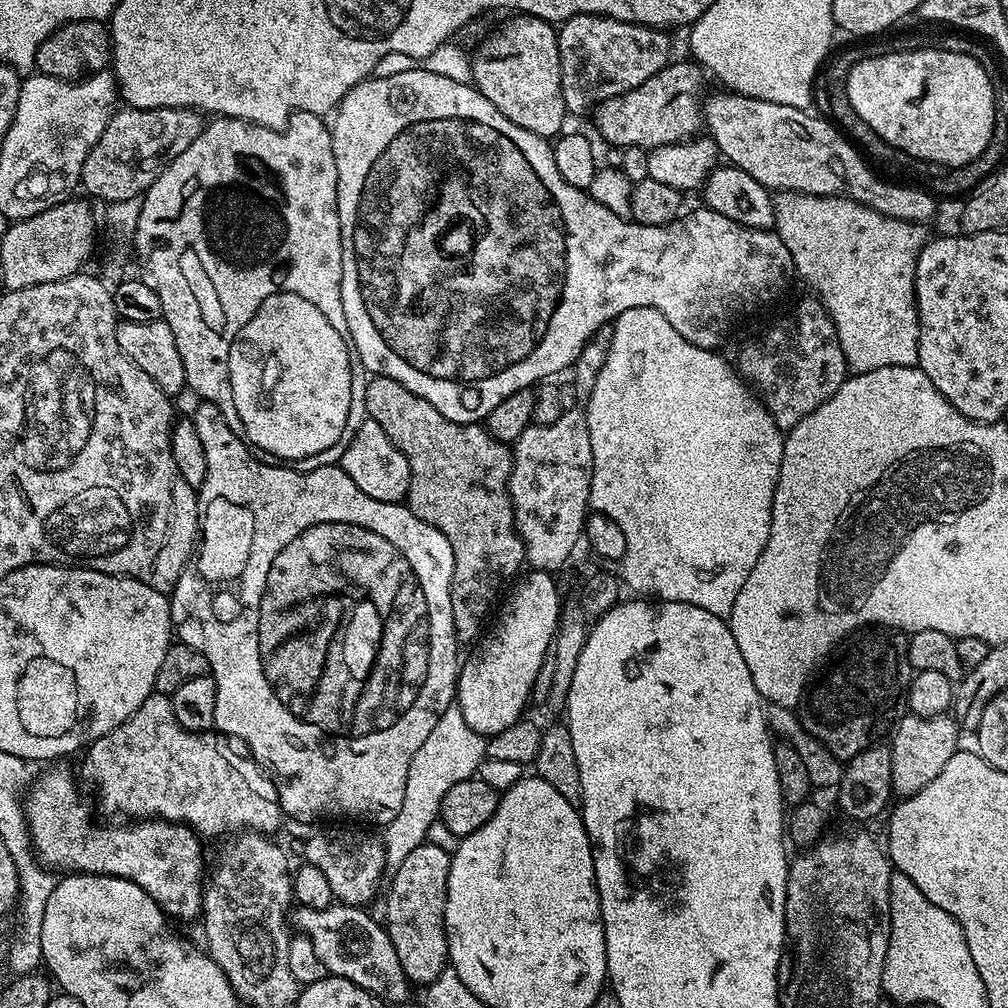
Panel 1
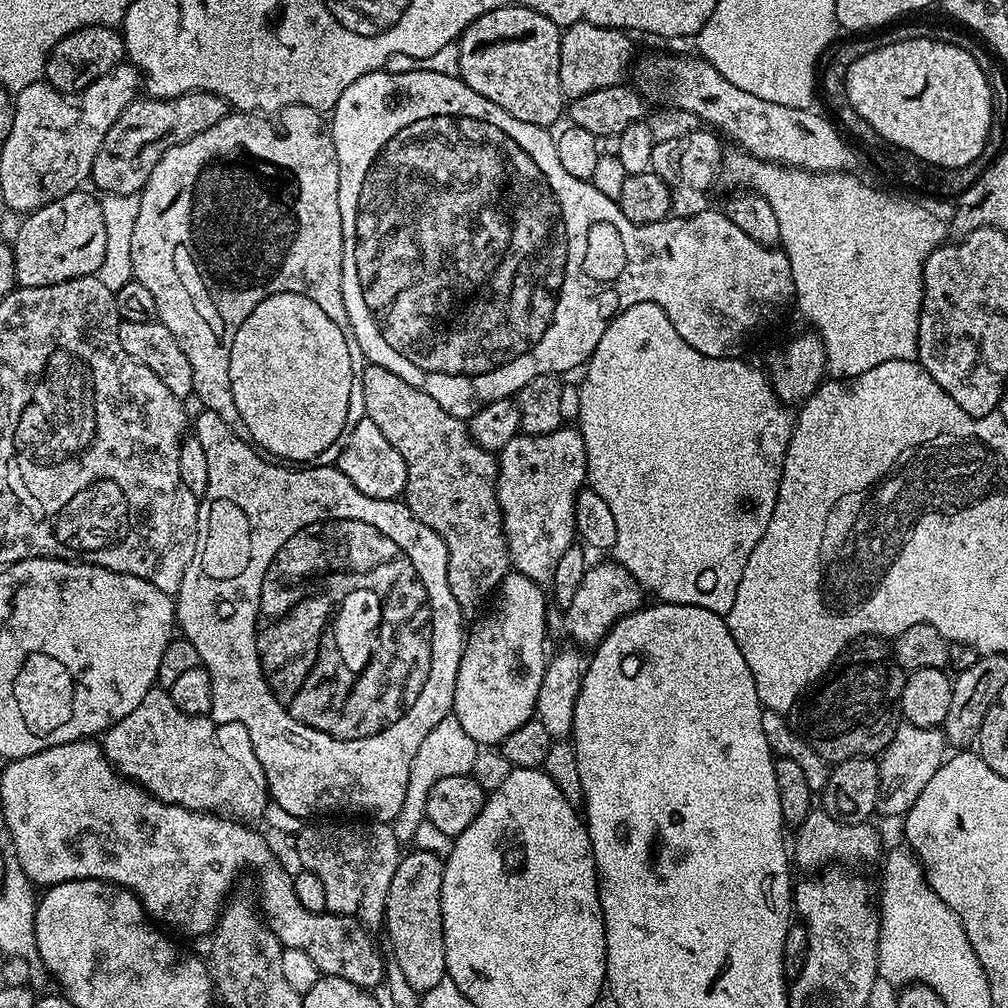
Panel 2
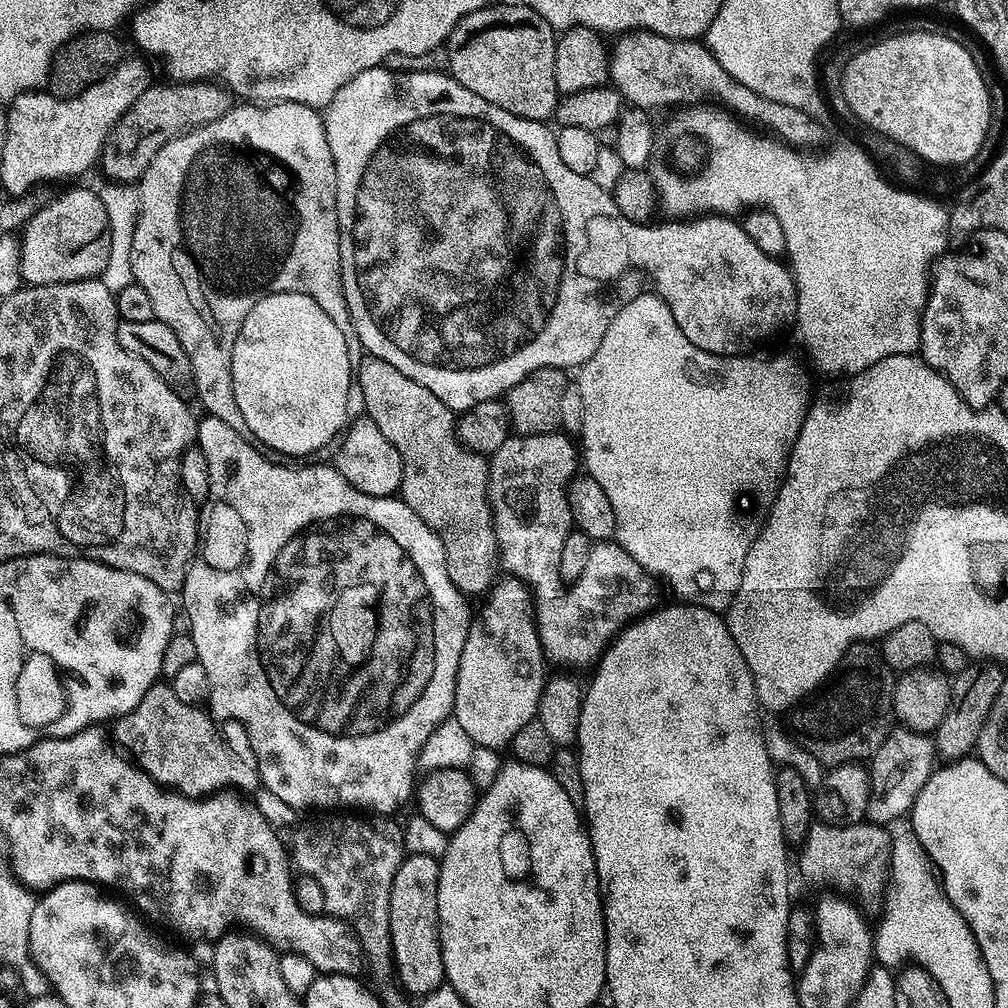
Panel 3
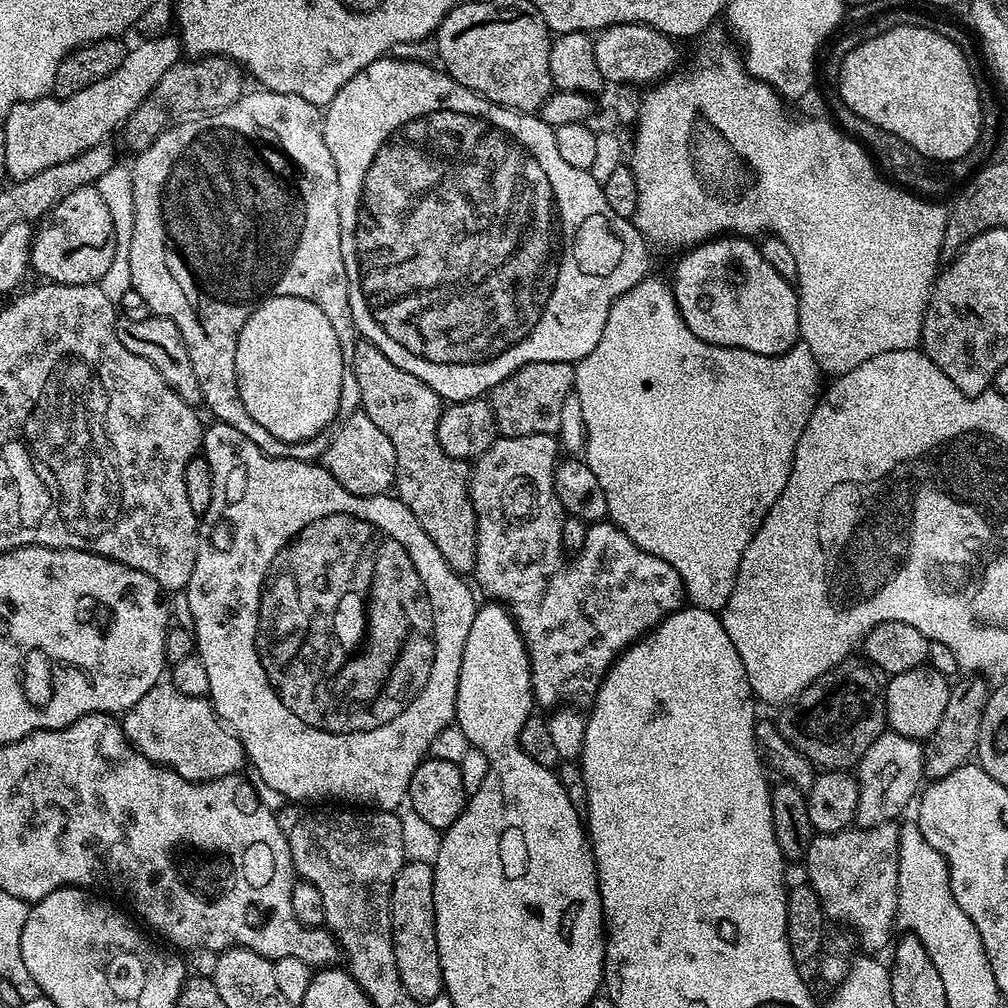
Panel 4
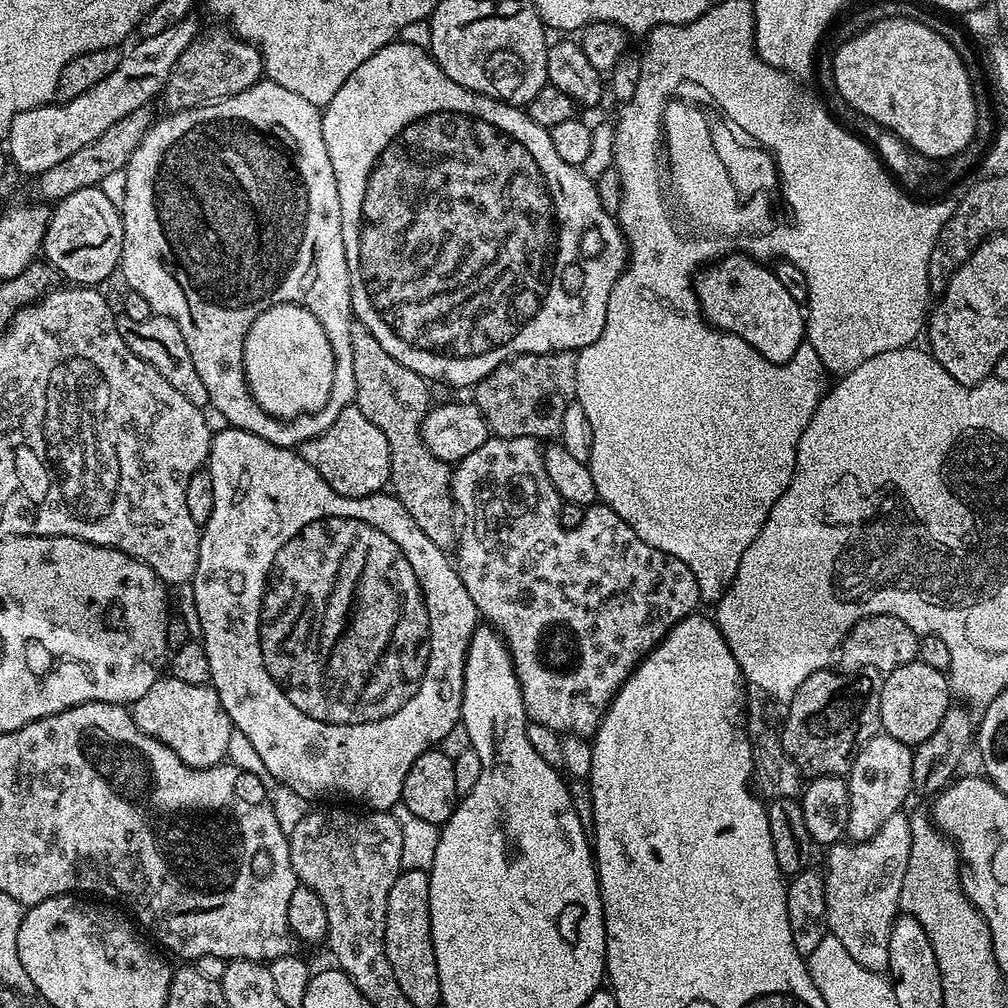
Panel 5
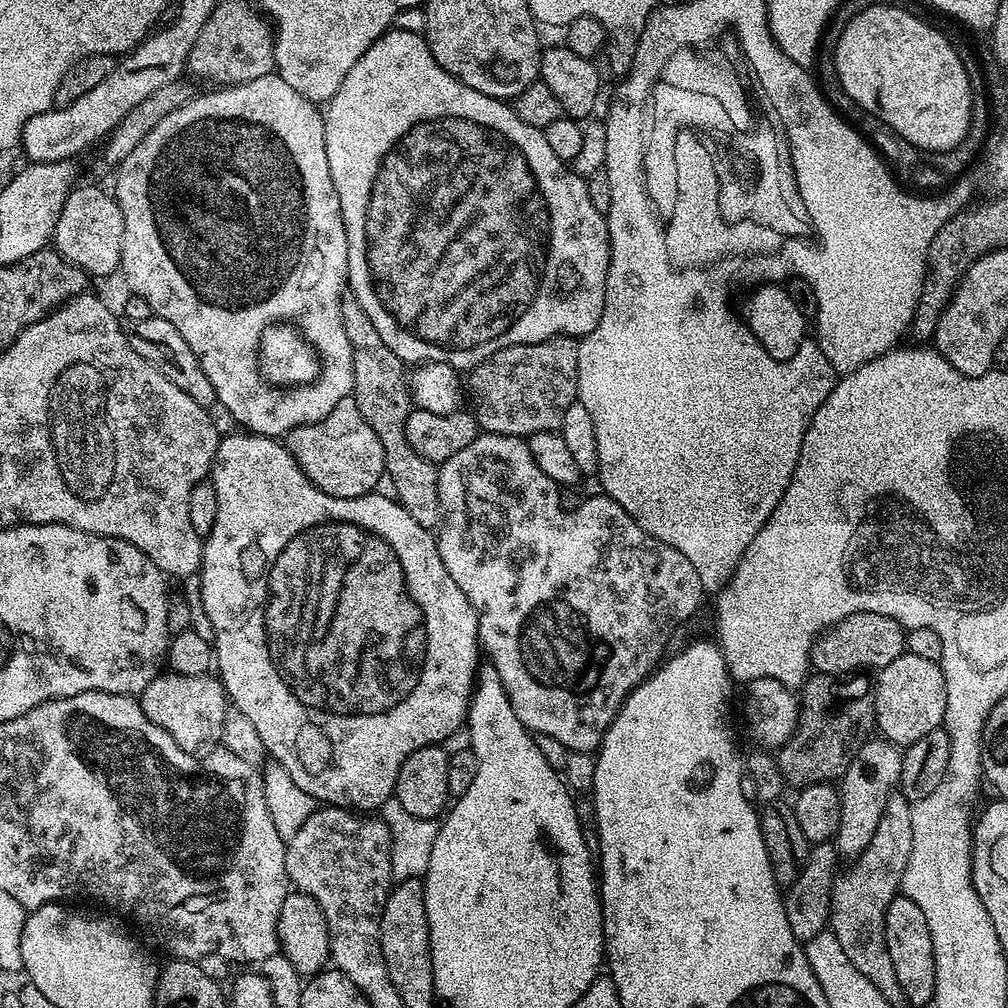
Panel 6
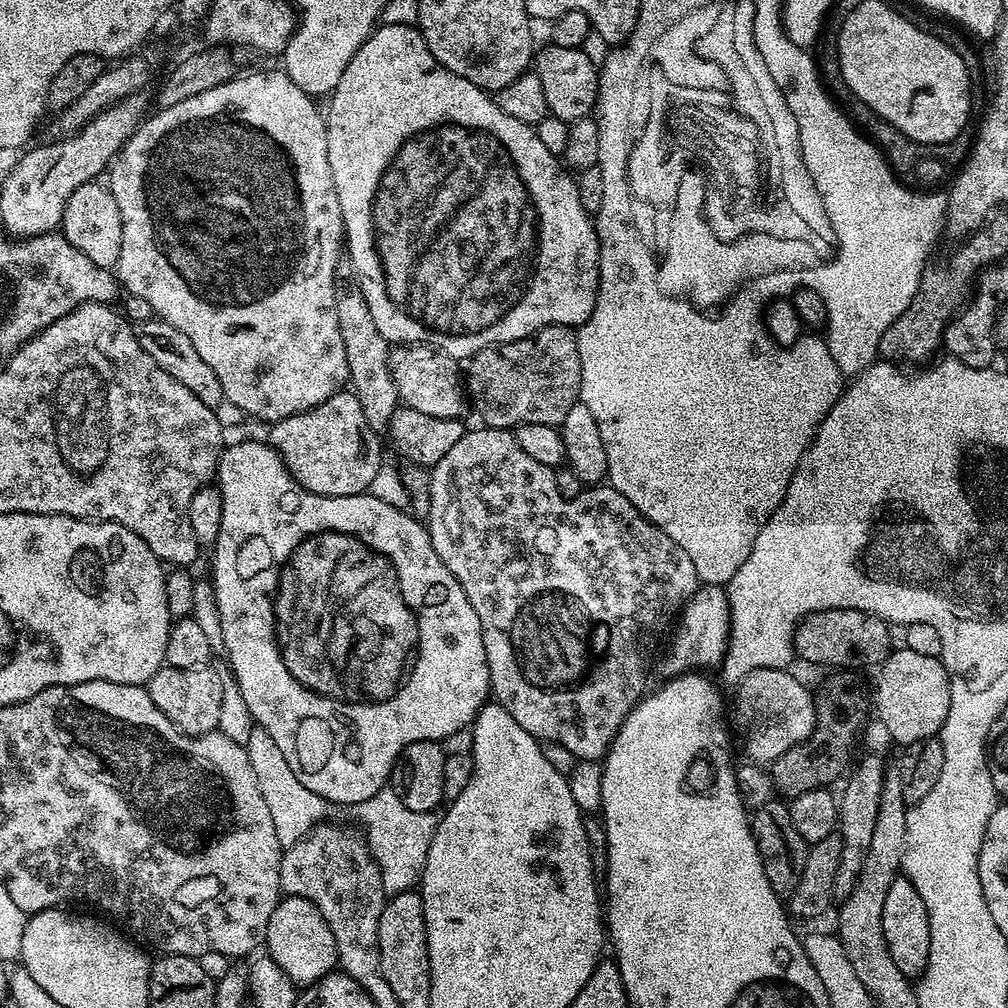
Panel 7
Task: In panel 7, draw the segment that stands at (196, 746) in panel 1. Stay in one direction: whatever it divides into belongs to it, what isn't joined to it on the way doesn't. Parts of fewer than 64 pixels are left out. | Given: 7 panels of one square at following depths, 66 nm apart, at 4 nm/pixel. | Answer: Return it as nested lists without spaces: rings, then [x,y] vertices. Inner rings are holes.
[[[163,667],[157,670],[148,680],[150,698],[154,698],[154,706],[174,722],[188,736],[201,736],[207,732],[215,732],[221,727],[220,715],[224,712],[224,680],[212,669]]]

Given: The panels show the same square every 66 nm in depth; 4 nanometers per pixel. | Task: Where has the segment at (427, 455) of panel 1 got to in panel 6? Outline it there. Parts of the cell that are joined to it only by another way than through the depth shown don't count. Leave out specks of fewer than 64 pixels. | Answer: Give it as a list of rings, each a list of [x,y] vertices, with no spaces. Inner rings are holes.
[[[345,295],[340,305],[342,306],[342,328],[346,330],[346,339],[350,341],[350,350],[354,354],[352,396],[358,410],[362,410],[362,418],[366,418],[366,422],[370,422],[370,430],[374,430],[374,434],[378,434],[378,442],[382,442],[387,483],[392,483],[393,490],[391,489],[391,491],[394,493],[395,499],[399,500],[400,505],[406,510],[406,514],[410,514],[410,518],[414,518],[414,522],[418,522],[418,526],[429,530],[439,529],[442,523],[442,509],[438,494],[437,465],[422,458],[422,454],[418,454],[414,450],[414,446],[410,446],[410,442],[406,440],[406,418],[414,407],[410,376],[406,371],[406,365],[403,360],[398,358],[398,354],[394,354],[394,350],[390,350],[390,346],[386,346],[386,342],[382,342],[378,330],[374,330],[374,322],[370,322],[369,315],[366,314],[366,310],[362,310],[362,306],[356,301],[355,296]]]

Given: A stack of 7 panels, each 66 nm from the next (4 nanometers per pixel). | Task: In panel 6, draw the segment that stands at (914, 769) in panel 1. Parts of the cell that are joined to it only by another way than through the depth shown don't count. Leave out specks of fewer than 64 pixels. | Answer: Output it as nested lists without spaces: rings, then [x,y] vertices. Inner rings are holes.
[[[869,738],[860,747],[858,754],[854,754],[854,762],[846,766],[846,774],[838,781],[842,818],[838,822],[834,841],[840,858],[854,861],[862,854],[862,850],[866,850],[866,846],[870,846],[874,830],[878,830],[878,822],[882,822],[886,802],[899,789],[903,761],[904,757],[897,745],[883,738]]]

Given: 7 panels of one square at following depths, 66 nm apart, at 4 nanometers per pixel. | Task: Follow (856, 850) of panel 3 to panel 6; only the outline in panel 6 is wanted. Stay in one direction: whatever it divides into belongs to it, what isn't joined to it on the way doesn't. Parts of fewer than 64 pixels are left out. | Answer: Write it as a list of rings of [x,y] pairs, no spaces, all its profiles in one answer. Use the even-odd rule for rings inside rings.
[[[898,790],[886,802],[882,822],[874,830],[874,838],[866,850],[851,861],[837,875],[833,882],[832,910],[830,930],[838,938],[838,946],[854,967],[870,978],[878,990],[894,1006],[905,1003],[902,986],[898,986],[898,977],[894,975],[894,962],[890,959],[890,950],[886,950],[886,906],[900,892],[902,874],[906,862],[910,862],[910,850],[914,846],[914,825],[910,823],[912,804]]]

